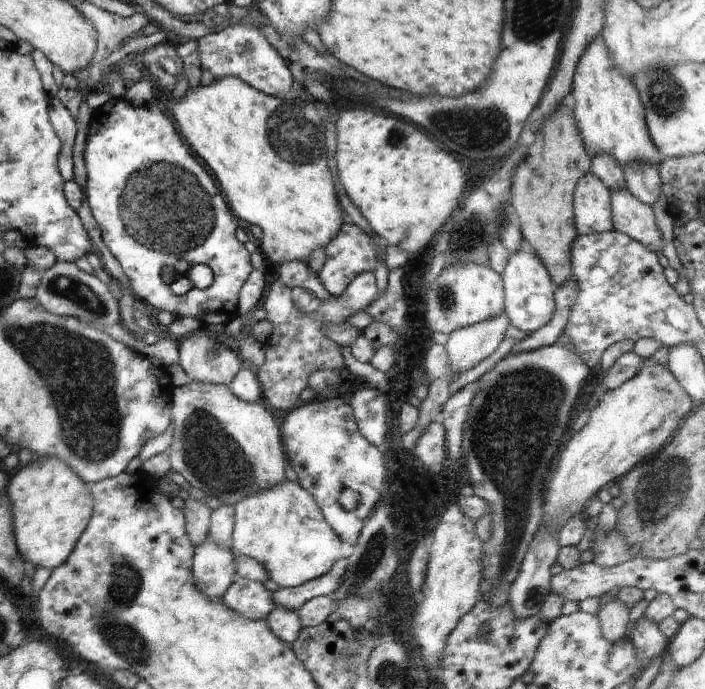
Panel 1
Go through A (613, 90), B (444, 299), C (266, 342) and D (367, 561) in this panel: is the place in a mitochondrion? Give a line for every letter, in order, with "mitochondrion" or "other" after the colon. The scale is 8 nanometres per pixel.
A: other
B: mitochondrion
C: other
D: mitochondrion

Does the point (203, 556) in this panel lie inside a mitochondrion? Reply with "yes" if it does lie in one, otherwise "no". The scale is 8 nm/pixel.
no

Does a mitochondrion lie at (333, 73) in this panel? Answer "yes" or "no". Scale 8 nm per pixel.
no

